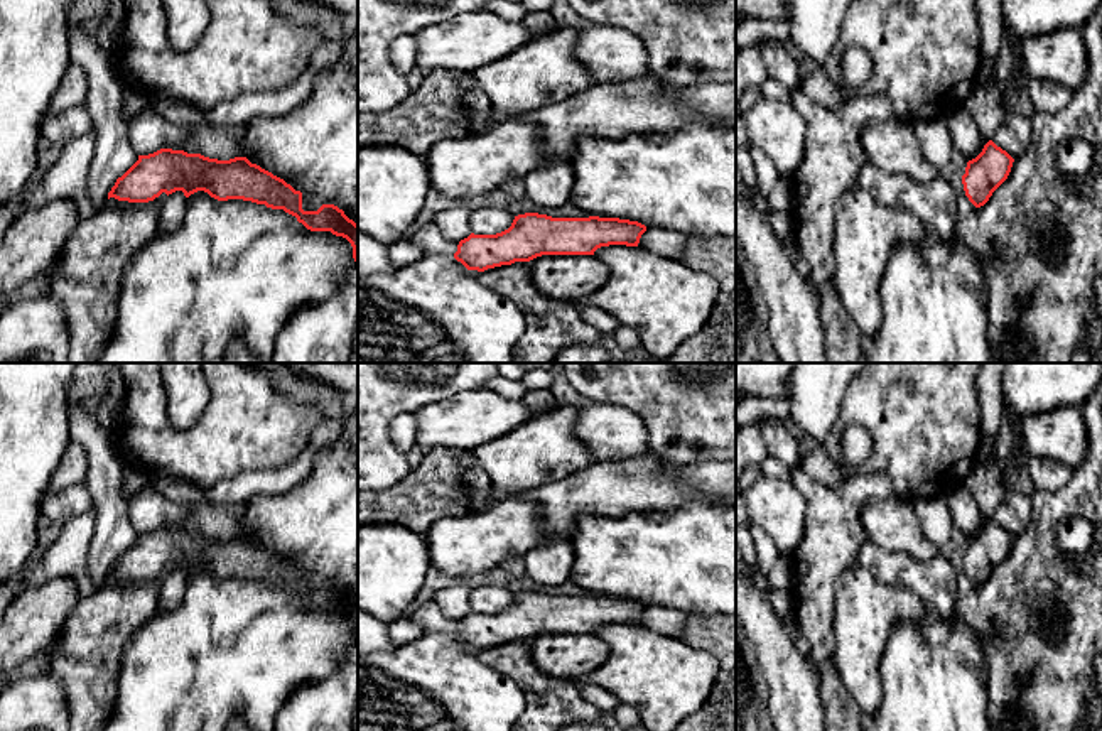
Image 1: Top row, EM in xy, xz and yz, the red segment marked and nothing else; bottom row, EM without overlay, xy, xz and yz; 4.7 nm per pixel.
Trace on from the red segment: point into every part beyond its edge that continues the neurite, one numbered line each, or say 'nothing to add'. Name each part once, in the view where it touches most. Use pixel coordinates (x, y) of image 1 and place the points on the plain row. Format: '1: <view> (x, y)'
nothing to add

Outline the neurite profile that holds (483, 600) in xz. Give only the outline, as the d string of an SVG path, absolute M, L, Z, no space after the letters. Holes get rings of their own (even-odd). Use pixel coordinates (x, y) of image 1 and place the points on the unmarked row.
M473 588L469 593L474 613L496 613L508 608L515 594L503 588Z

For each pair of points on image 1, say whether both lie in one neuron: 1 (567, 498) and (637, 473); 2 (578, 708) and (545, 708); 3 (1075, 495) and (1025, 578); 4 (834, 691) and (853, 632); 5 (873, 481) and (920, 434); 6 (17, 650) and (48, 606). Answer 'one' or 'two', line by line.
1: one
2: one
3: one
4: two
5: two
6: one

